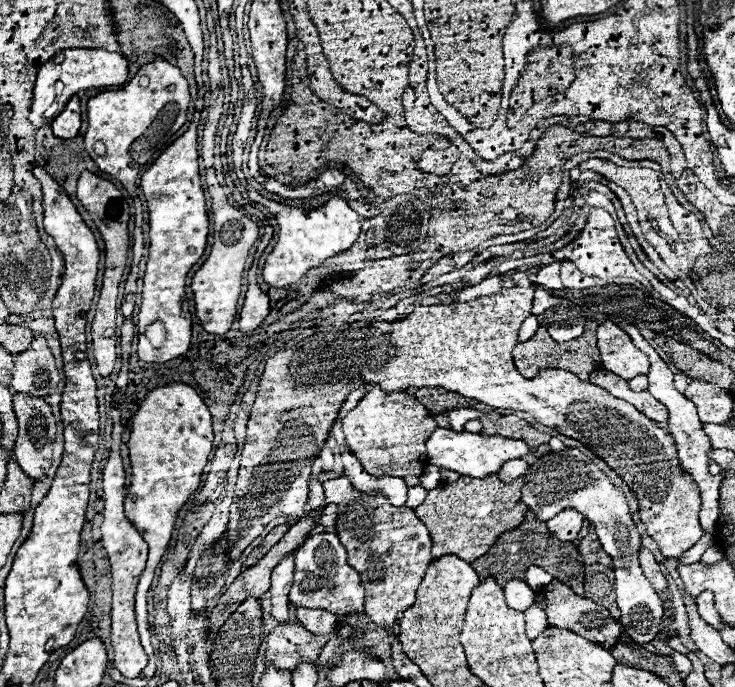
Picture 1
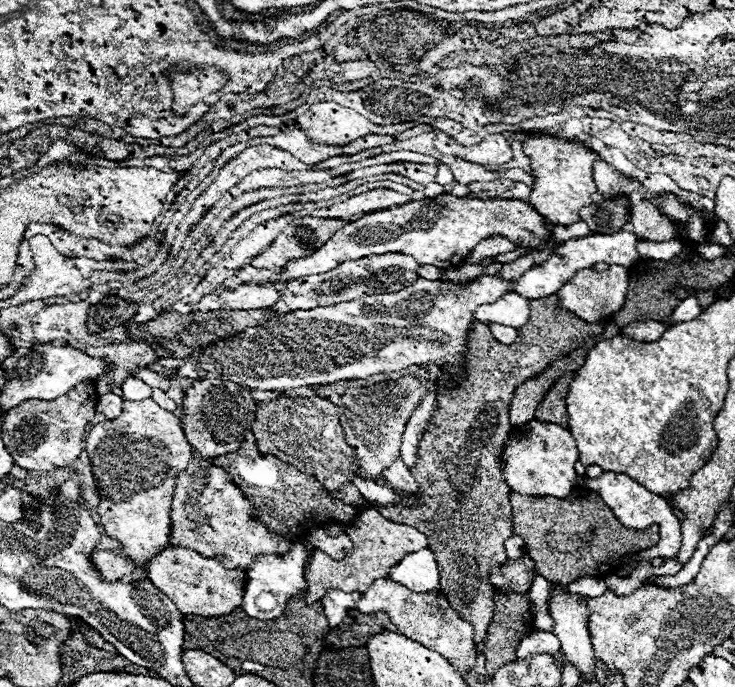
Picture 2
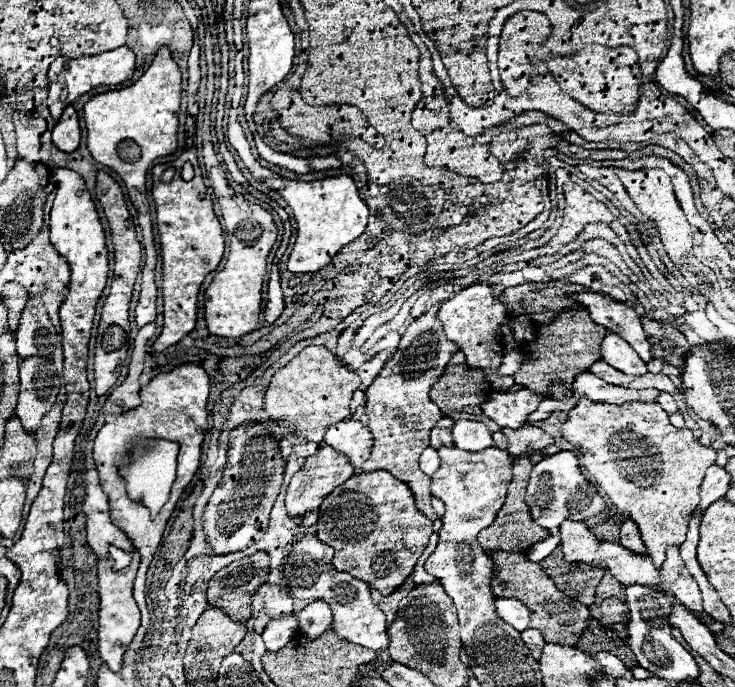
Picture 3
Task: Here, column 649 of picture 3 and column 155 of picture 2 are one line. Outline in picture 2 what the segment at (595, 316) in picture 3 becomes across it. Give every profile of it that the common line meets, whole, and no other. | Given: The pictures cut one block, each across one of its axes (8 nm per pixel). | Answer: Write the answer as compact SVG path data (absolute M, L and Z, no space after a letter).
M130 340L130 342L120 342L120 344L102 344L102 346L86 346L86 352L90 356L104 356L108 360L114 362L114 370L102 374L98 380L98 394L106 394L110 392L108 382L114 382L116 386L122 386L122 382L130 376L126 370L130 366L148 366L156 360L160 360L160 356L156 354L156 350L160 348L160 344L150 344L144 340Z

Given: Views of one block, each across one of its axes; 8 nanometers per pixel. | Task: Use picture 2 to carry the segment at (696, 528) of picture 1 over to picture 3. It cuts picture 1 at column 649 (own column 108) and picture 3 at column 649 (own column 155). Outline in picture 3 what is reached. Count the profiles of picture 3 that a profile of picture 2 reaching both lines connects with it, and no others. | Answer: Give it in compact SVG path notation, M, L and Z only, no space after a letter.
M580 398L576 406L568 412L568 418L562 422L560 432L564 440L580 450L584 466L600 484L600 488L608 494L612 508L636 522L640 536L646 544L646 554L654 560L656 568L662 568L666 550L684 542L688 522L698 512L698 488L704 480L706 468L716 464L714 448L702 446L698 438L692 436L692 430L678 430L676 426L672 426L668 422L668 414L660 408L658 402L624 402L618 406Z

